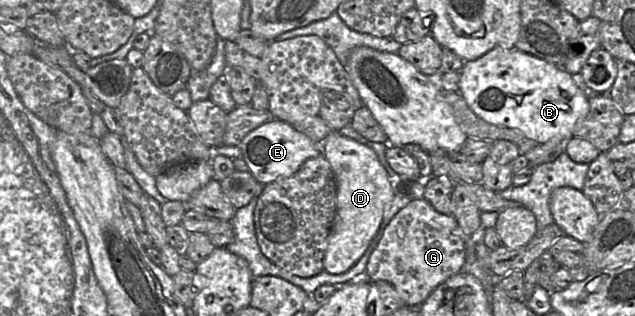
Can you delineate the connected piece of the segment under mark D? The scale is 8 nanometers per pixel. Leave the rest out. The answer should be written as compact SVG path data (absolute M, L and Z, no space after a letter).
M332 132L320 147L333 170L337 189L337 209L324 255L324 270L330 274L342 274L366 252L395 191L387 171L372 148L339 132Z

